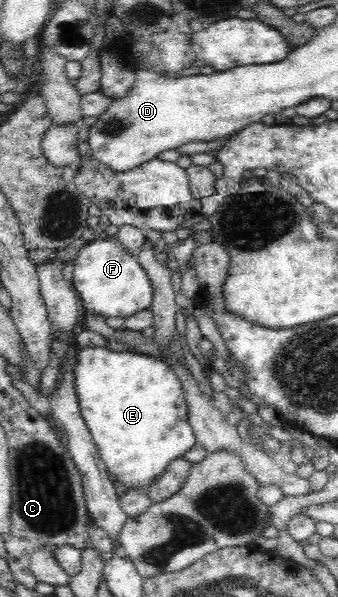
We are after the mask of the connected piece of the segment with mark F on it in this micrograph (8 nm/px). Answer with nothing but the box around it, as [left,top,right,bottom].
[73,239,154,317]

